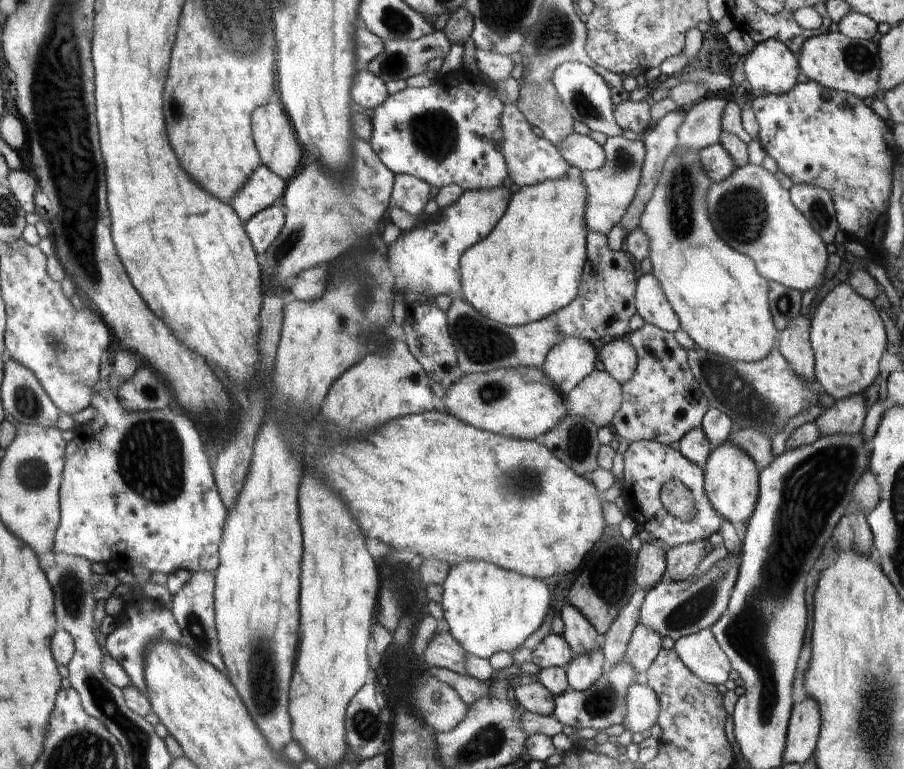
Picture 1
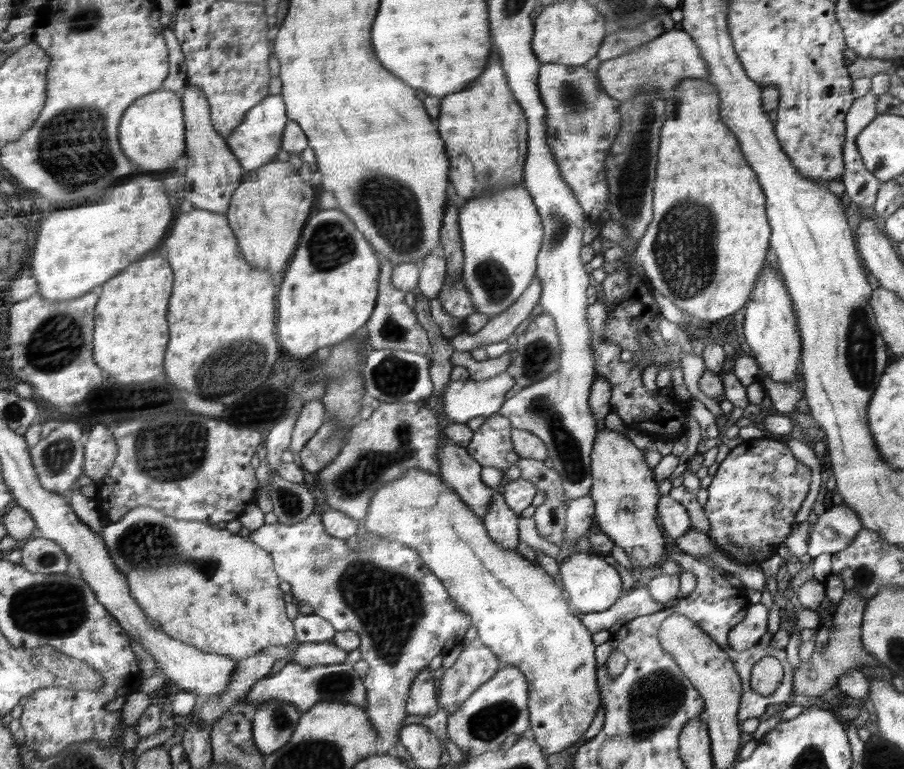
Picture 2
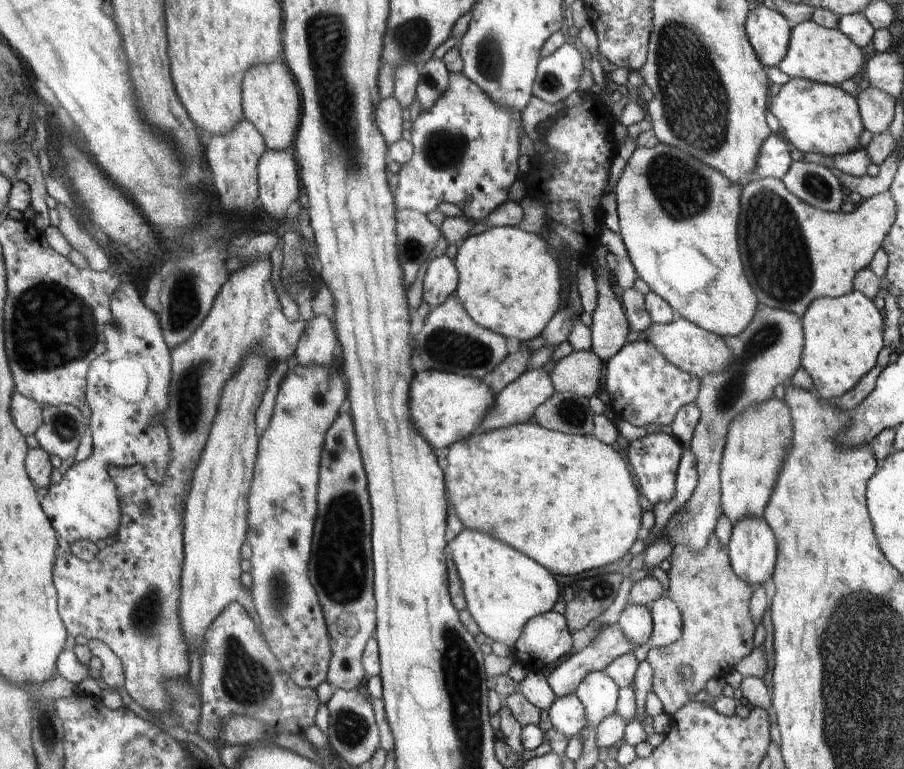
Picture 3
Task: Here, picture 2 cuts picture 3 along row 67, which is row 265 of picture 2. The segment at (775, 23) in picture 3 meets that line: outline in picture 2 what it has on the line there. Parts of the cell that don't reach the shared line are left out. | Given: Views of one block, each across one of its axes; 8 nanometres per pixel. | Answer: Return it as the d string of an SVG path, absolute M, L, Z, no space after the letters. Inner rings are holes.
M766 265L762 278L757 279L758 290L754 290L754 301L746 305L743 335L750 347L759 370L764 370L770 379L778 382L792 382L798 373L800 360L800 334L792 310L792 300L784 278L778 269Z

